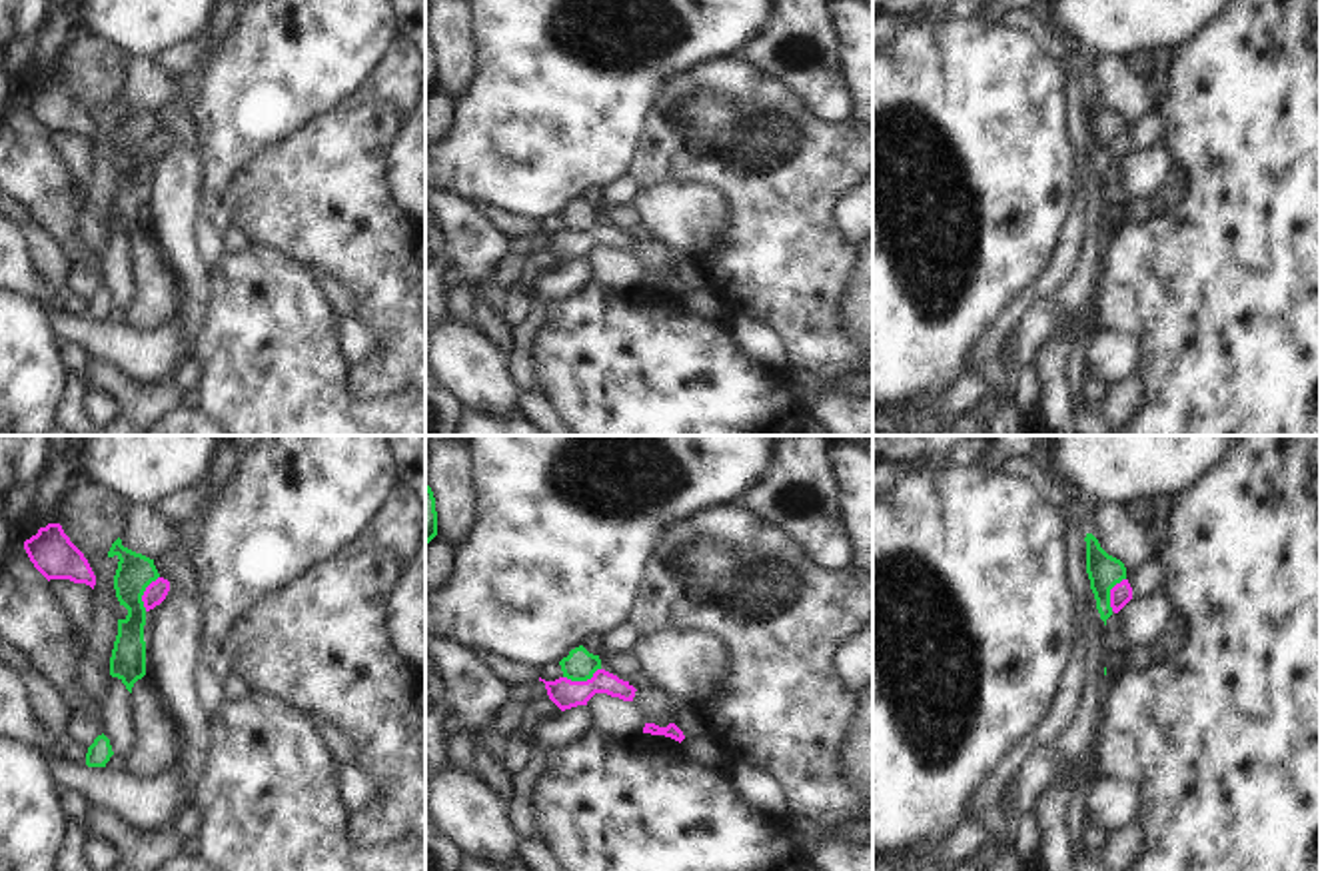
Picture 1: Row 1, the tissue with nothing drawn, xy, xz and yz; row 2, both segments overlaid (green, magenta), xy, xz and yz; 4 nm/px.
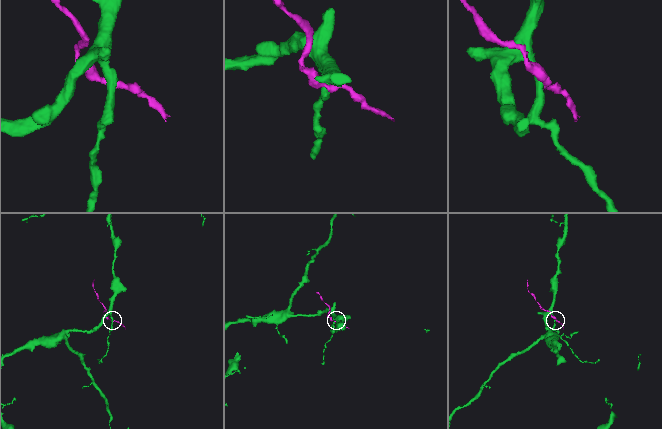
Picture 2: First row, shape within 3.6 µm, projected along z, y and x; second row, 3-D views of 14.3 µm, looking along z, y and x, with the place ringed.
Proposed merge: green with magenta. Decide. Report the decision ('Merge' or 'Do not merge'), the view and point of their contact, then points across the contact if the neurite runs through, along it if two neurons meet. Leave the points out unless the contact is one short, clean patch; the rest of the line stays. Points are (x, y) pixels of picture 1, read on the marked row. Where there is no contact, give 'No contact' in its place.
Do not merge. Touches green at xz (582, 680). Boundary: xz (600, 668), (586, 680), (564, 678).

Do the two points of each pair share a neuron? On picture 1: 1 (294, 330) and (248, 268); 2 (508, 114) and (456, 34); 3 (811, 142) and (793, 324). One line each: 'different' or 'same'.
1: same
2: different
3: same

